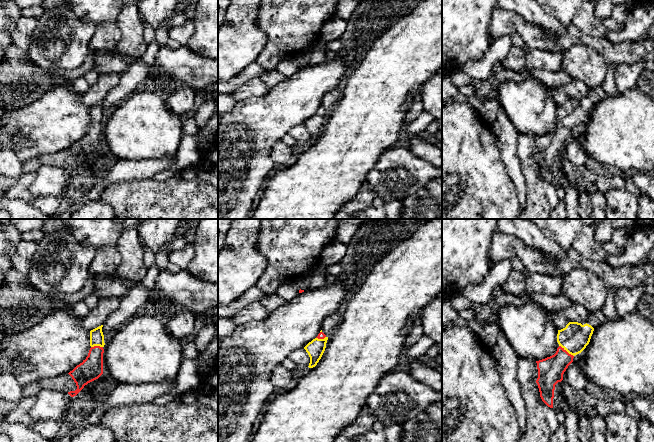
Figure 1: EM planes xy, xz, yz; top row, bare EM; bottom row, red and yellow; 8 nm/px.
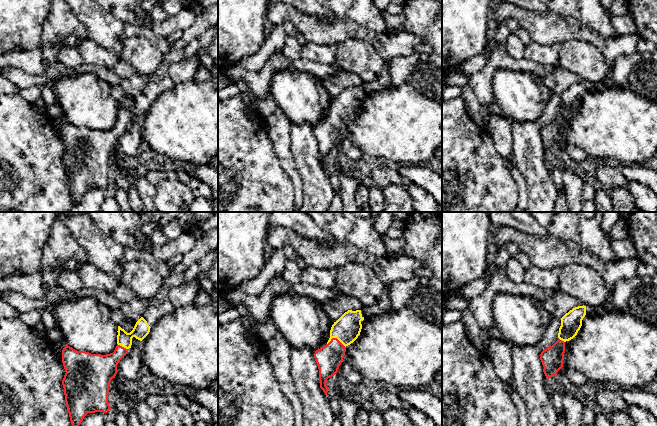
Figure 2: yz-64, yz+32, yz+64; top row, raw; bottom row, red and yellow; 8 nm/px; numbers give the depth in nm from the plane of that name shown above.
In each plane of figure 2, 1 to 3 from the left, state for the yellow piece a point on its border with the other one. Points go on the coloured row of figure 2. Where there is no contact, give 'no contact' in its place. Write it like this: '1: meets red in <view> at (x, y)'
1: meets red in yz-64 at (123, 347)
2: meets red in yz+32 at (336, 338)
3: meets red in yz+64 at (561, 340)

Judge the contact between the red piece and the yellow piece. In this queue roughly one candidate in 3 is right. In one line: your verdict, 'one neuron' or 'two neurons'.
one neuron

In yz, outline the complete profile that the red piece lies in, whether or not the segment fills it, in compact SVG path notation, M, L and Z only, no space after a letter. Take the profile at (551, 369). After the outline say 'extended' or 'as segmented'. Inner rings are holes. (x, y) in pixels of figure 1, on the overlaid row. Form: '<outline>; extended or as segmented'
M610 289L601 310L590 313L587 323L569 322L558 330L559 347L554 355L536 361L538 378L536 383L542 401L553 408L555 385L563 380L563 374L573 362L575 355L581 353L589 344L593 331L607 321L619 318L615 306L617 289Z; extended

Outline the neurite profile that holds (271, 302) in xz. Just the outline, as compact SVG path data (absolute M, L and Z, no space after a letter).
M276 293L274 294L266 294L259 301L269 312L282 307L287 303L287 301L278 296Z

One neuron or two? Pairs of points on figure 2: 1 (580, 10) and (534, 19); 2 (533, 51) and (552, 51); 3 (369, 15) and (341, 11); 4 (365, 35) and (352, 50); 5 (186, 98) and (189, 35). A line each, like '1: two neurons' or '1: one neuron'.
1: two neurons
2: one neuron
3: one neuron
4: two neurons
5: two neurons

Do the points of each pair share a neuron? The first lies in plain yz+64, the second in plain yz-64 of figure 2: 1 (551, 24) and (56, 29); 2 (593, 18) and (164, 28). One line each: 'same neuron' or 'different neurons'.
1: same neuron
2: different neurons

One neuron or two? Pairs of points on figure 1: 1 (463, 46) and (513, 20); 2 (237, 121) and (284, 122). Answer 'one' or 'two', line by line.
1: two
2: one

